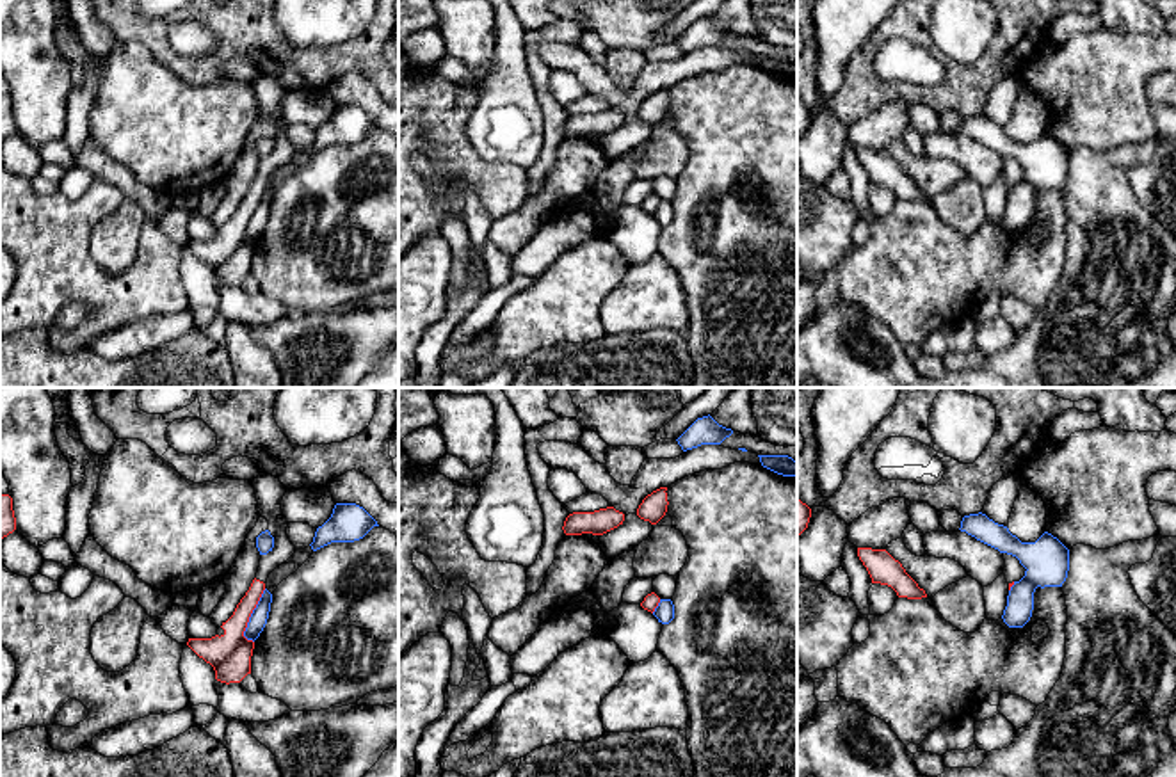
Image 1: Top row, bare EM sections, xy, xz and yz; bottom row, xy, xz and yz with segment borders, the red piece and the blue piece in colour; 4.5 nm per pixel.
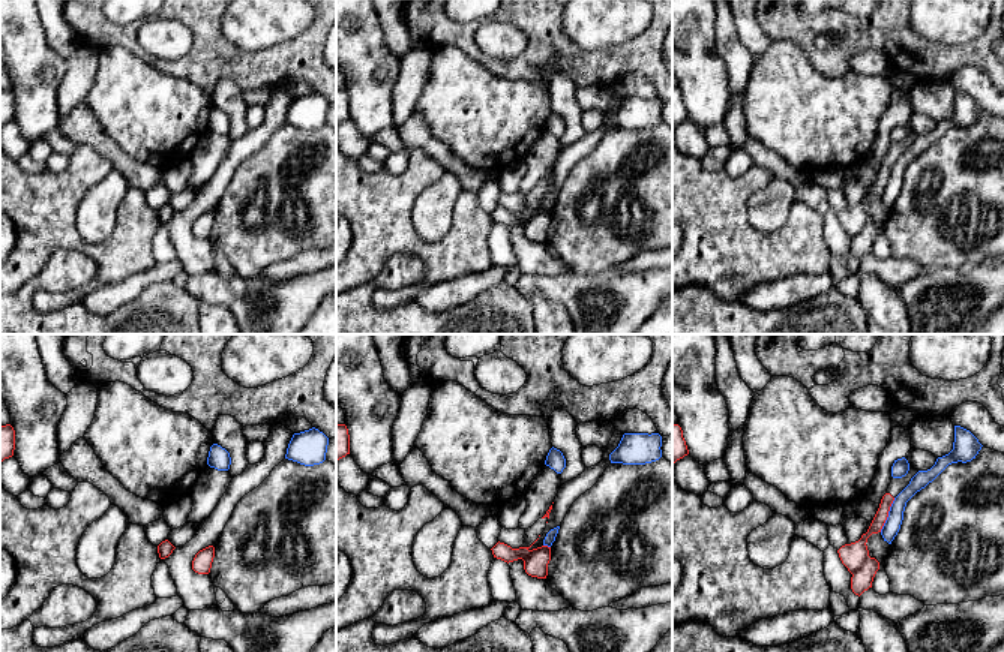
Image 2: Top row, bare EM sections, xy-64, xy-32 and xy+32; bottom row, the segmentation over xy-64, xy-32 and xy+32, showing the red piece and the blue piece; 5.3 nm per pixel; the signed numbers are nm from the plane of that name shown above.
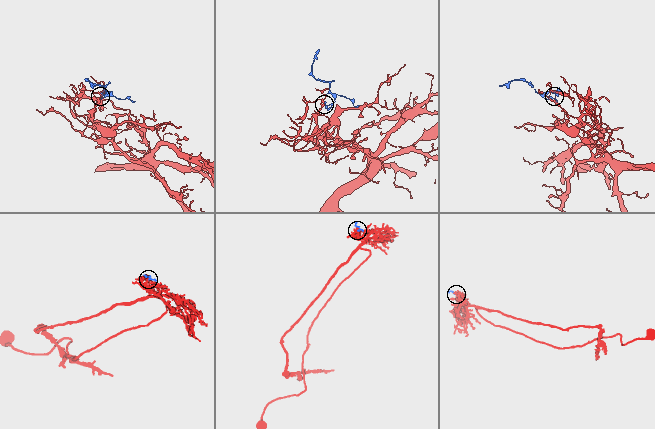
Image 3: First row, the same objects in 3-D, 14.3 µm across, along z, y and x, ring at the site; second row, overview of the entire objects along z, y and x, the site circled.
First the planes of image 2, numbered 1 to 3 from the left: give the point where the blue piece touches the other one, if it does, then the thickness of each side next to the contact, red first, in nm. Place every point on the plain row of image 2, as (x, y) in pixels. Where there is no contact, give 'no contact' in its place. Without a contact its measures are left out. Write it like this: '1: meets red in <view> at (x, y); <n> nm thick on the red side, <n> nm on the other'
1: no contact
2: meets red in xy-32 at (547, 210); 130 nm thick on the red side, 60 nm on the other
3: meets red in xy+32 at (887, 179); 100 nm thick on the red side, 90 nm on the other

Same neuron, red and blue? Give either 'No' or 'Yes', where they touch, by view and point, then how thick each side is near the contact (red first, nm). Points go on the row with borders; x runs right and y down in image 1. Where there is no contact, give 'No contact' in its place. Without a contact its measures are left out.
No. Touches red at xy (249, 616). Thickness 190 nm (red) against 80 nm

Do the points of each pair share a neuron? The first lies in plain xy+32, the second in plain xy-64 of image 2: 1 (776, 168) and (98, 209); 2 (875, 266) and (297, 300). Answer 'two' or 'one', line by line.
1: two
2: two

